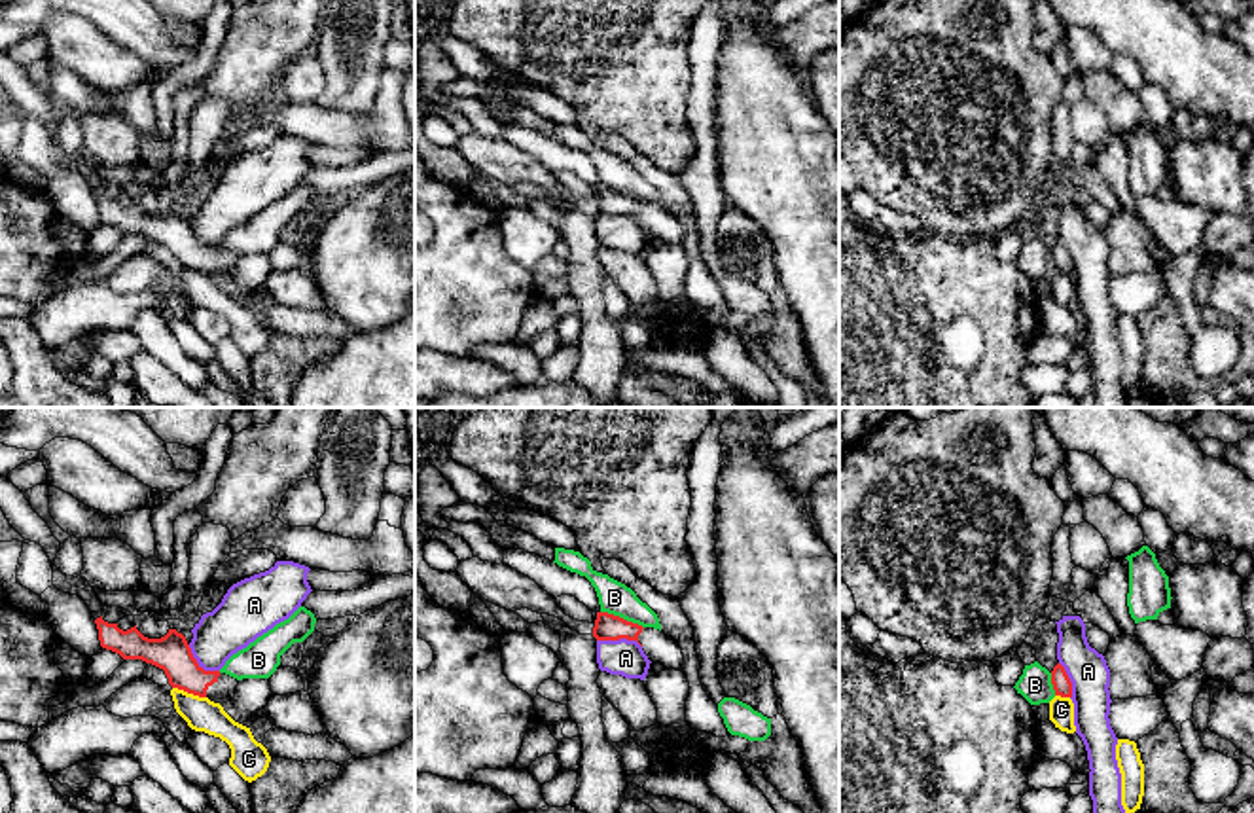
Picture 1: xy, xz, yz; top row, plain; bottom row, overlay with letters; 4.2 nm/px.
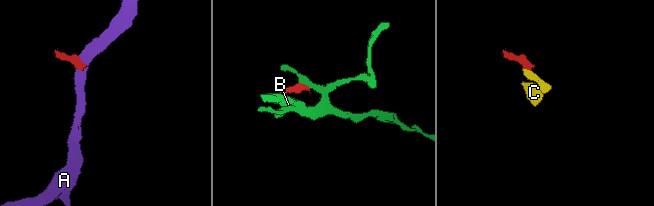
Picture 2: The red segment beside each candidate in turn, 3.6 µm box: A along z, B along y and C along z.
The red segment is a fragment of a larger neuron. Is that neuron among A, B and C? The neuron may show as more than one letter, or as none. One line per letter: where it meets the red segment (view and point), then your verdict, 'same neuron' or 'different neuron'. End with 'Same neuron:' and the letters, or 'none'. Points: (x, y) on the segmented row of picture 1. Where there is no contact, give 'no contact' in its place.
A: xz (620, 637) | different neuron
B: xz (622, 618) | different neuron
C: xy (190, 692) | different neuron
Same neuron: none

